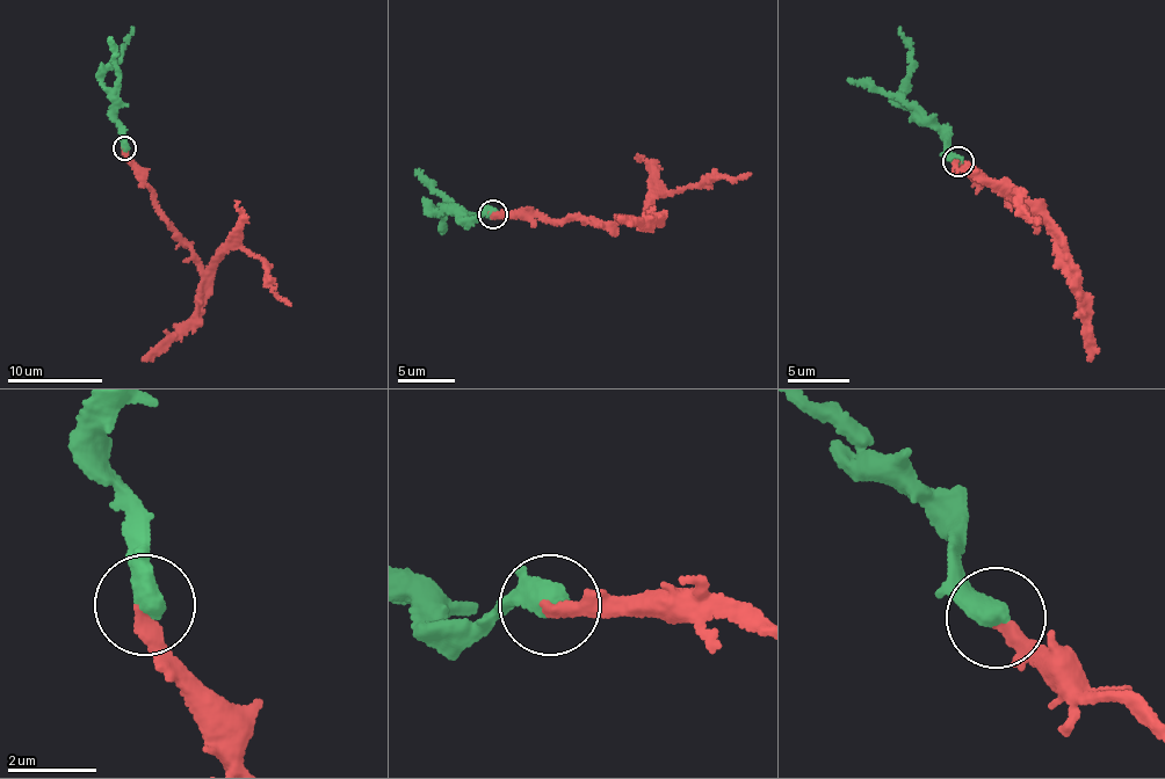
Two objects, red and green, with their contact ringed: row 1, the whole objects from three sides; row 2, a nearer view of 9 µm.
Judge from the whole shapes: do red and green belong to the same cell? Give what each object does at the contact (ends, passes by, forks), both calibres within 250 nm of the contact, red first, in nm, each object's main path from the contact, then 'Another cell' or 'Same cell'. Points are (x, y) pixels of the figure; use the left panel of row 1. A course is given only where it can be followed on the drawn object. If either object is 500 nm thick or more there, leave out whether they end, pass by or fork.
Thickness 320 nm (red) against 600 nm. Course of red: (124, 148), (152, 202), (203, 268), (219, 254), (248, 249), (262, 263), (265, 276), (279, 297), (290, 305). Course of green: (124, 148), (102, 80), (118, 59), (134, 27). Same cell

